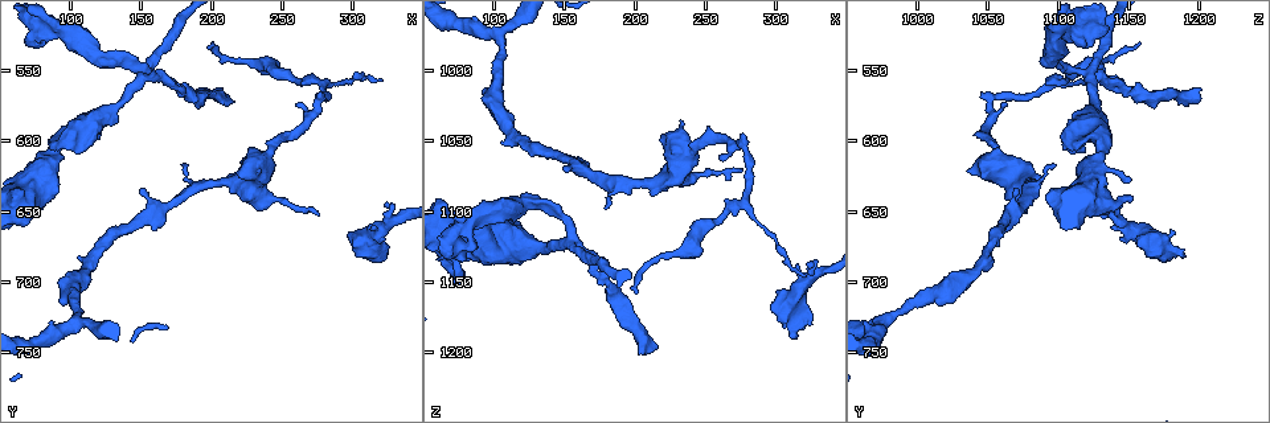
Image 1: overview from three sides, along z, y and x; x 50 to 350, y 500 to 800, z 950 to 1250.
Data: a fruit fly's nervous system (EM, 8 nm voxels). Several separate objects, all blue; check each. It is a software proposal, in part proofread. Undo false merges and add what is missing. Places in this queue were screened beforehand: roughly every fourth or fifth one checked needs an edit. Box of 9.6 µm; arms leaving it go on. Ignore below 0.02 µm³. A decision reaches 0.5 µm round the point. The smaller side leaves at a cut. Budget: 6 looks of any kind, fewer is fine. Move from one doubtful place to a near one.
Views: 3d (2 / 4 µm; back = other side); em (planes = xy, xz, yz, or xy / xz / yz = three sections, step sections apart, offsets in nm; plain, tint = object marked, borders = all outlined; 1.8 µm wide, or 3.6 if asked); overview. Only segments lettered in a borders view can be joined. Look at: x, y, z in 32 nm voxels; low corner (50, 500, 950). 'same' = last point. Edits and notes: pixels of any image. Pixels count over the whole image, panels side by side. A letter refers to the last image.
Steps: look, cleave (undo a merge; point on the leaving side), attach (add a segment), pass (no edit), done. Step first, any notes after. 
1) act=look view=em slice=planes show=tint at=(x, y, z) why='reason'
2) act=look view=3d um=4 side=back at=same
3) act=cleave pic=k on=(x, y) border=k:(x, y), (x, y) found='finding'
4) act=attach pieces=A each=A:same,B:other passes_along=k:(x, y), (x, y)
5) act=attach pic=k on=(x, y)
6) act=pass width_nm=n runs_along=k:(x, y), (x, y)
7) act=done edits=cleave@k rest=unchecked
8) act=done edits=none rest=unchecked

act=look view=3d um=2 at=(214, 572, 1196) why='branch stops here'

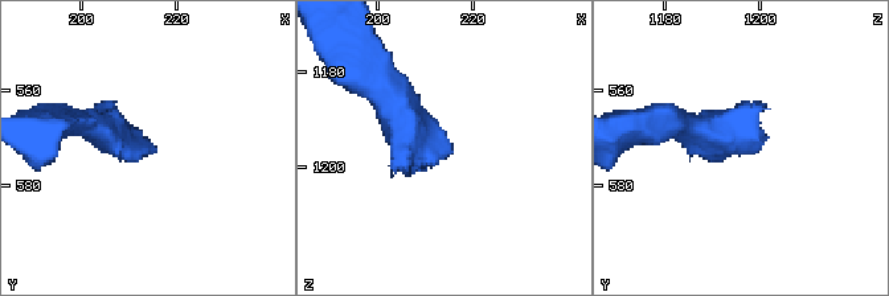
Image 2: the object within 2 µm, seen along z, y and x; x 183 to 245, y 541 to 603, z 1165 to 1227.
act=look view=em slice=planes show=borders at=(216, 573, 1195)

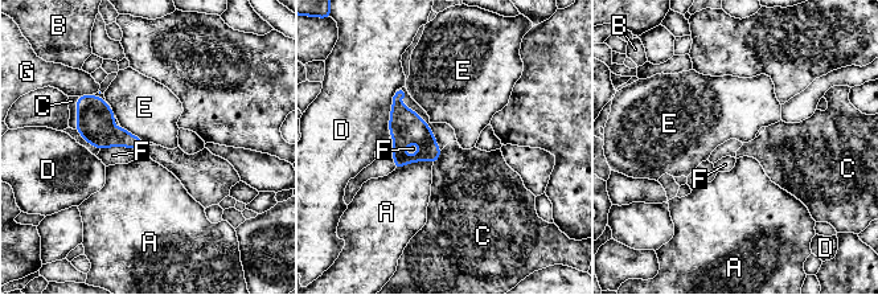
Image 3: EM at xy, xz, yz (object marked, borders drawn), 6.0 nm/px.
act=attach pieces=C each=A:other,B:other,C:same,D:other,E:other,F:other,G:other found='it goes on there'

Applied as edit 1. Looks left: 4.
act=look view=em slice=planes show=borders at=(82, 642, 1150) why='thick end'

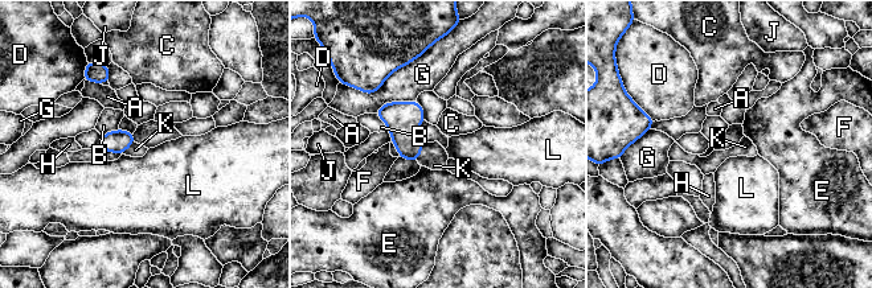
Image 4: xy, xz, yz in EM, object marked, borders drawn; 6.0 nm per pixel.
act=pass each=A:other,B:other,C:other,D:other,E:other,F:other,G:other,H:other,J:other,K:other,L:other border=4:(426, 144), (417, 161) found='none of them fits'

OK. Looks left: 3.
act=done edits=attach@3 rest=unchecked

